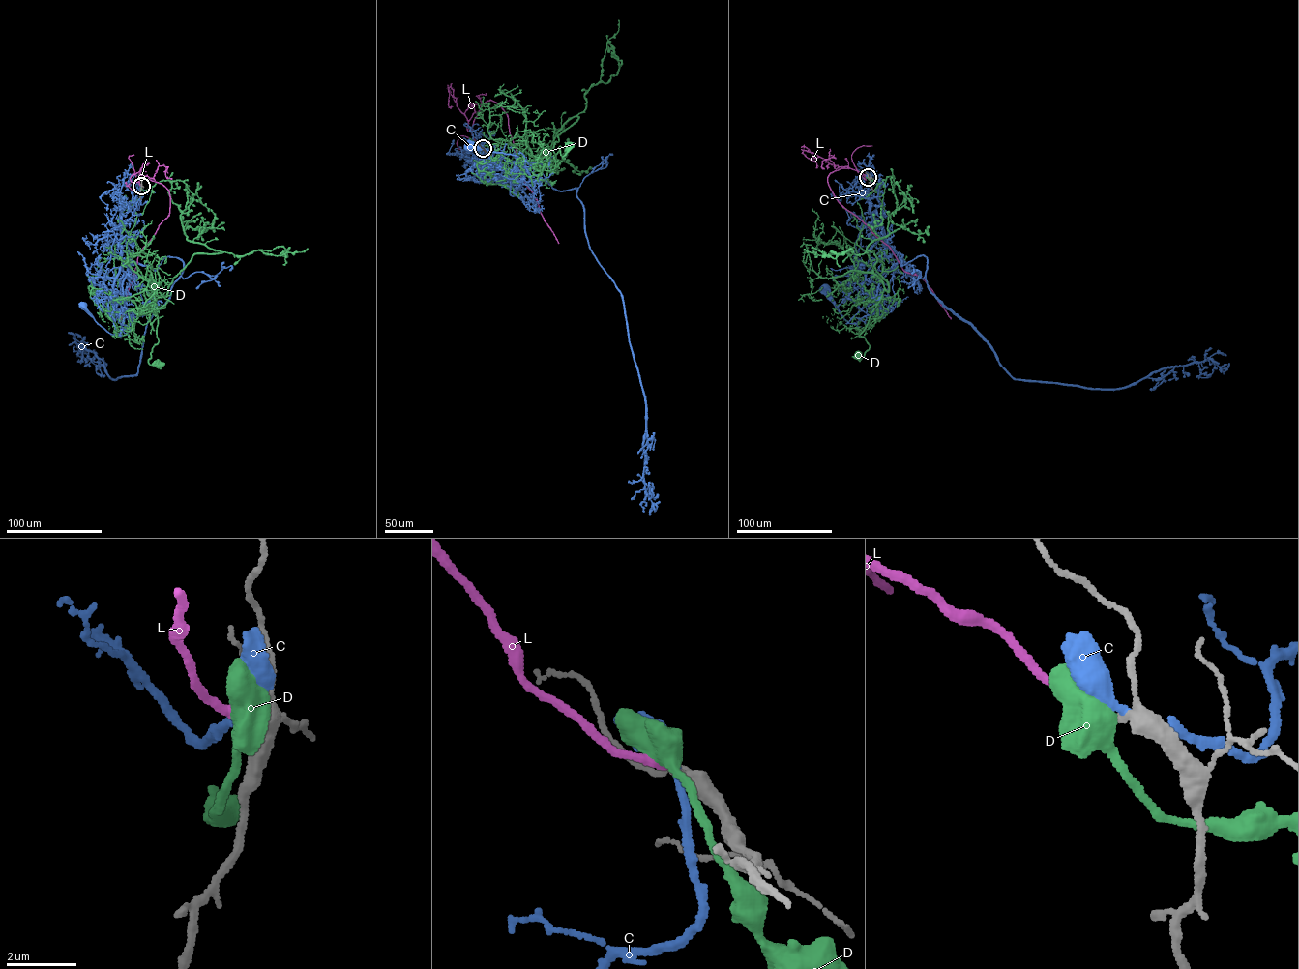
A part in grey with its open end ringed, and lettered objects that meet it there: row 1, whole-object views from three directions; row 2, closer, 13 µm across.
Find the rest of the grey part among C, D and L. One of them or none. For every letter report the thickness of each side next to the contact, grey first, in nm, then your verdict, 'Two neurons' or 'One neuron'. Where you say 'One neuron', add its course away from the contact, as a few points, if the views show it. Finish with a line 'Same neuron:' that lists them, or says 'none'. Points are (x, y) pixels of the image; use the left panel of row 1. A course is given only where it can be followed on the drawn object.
C: Thickness 320 nm (grey) against 240 nm. Two neurons
D: Thickness 240 nm (grey) against 600 nm. Two neurons
L: Thickness 200 nm (grey) against 240 nm. One neuron. Its course: (141, 186), (139, 179), (146, 179), (167, 189), (169, 214), (140, 251), (120, 322)
Same neuron: L

